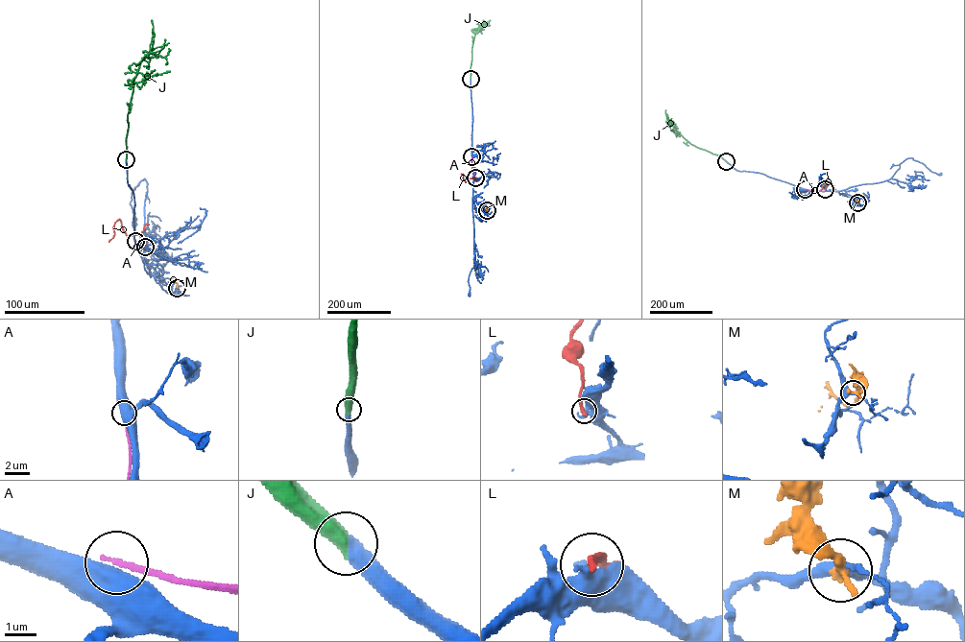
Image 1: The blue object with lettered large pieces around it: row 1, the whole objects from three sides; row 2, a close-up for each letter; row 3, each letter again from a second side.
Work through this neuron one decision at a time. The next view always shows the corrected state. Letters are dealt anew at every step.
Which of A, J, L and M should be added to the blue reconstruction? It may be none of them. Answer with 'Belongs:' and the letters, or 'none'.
Belongs: J

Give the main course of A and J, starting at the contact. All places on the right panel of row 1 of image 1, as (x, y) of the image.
A: (805, 189), (825, 191)
J: (726, 161), (688, 142), (667, 119), (665, 109)

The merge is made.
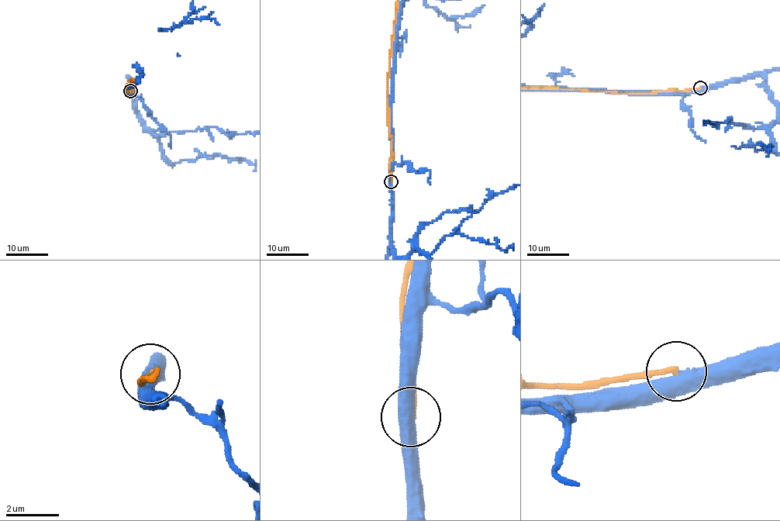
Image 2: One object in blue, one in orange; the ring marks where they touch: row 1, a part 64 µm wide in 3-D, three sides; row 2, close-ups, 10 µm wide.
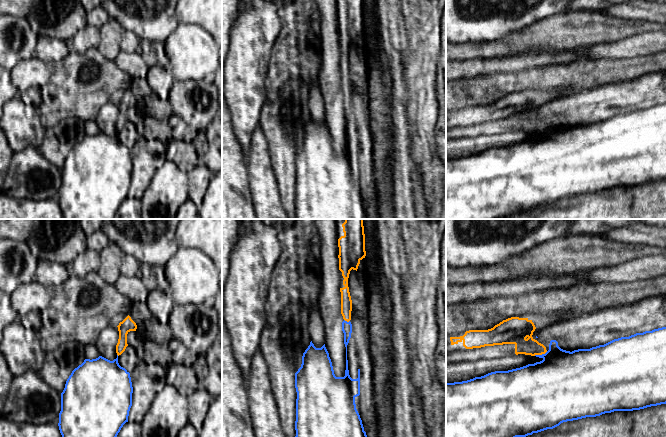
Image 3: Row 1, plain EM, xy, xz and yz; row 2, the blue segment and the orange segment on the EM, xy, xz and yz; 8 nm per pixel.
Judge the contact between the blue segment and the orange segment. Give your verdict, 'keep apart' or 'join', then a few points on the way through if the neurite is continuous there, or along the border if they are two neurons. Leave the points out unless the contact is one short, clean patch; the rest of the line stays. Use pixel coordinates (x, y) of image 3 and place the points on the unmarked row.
keep apart; border yz (547, 127), (534, 131)

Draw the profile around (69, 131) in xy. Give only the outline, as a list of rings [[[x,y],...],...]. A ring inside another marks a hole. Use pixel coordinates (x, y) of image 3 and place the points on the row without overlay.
[[[78,118],[63,119],[55,127],[45,129],[39,151],[50,163],[62,169],[72,147],[85,135],[85,122]]]

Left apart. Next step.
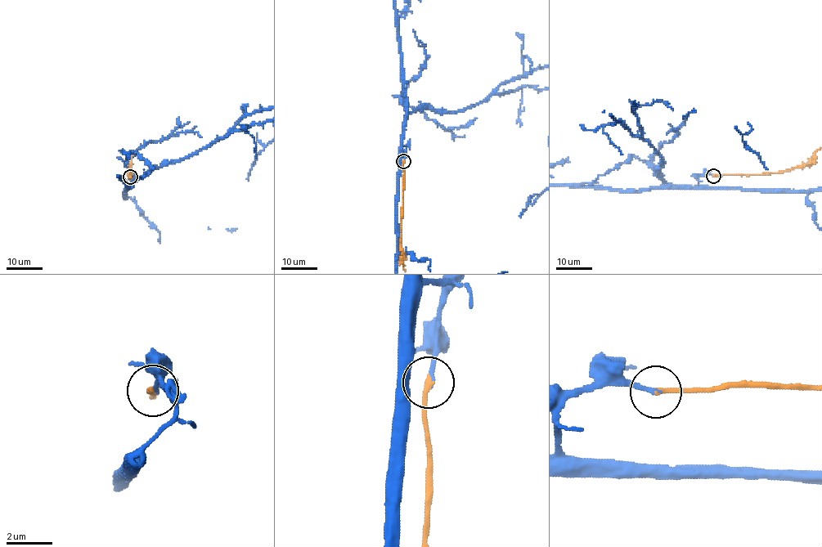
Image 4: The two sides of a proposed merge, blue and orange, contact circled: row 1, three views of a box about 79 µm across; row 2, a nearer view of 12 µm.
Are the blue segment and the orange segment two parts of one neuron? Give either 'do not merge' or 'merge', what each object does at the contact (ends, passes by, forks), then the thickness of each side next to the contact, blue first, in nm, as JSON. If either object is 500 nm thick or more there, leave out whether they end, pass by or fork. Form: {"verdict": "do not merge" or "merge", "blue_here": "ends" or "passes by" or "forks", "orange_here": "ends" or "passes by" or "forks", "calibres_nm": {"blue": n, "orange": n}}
{"verdict": "merge", "blue_here": "ends", "orange_here": "ends", "calibres_nm": {"blue": 190, "orange": 240}}

